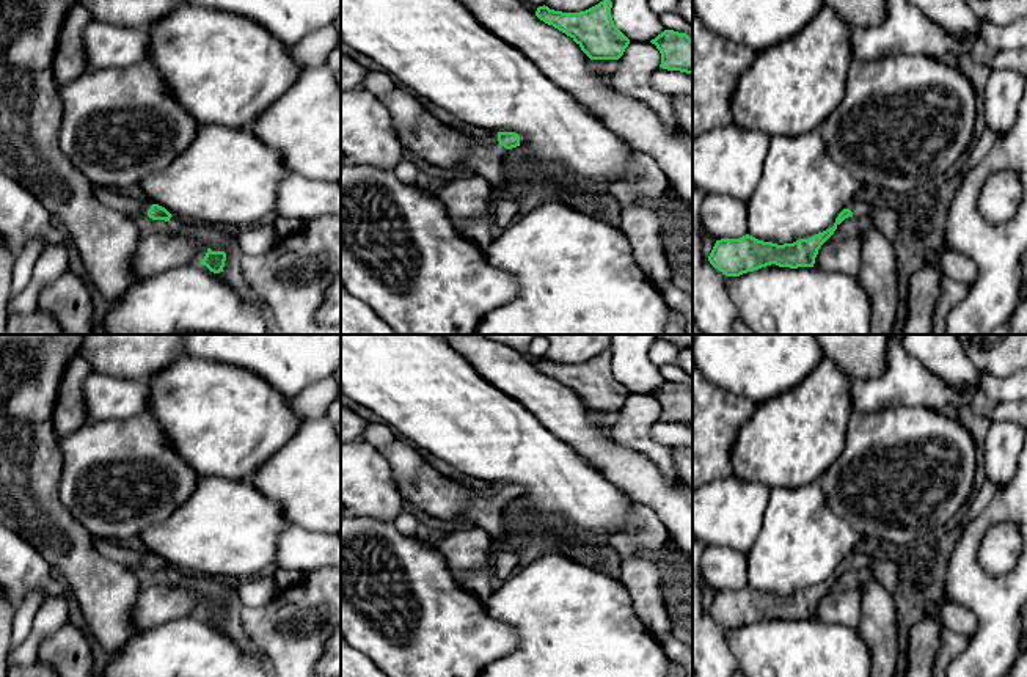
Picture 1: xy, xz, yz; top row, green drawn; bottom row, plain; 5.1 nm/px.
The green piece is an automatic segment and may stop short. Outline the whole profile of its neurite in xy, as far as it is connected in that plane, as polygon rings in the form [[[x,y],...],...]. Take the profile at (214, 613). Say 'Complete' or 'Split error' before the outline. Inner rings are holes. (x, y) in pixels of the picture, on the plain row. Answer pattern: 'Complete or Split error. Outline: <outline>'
Complete. Outline: [[[207,600],[207,605],[199,616],[206,617],[214,625],[220,625],[223,624],[225,613],[226,613],[225,603],[212,603],[210,600]]]

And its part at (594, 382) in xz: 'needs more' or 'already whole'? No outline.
already whole

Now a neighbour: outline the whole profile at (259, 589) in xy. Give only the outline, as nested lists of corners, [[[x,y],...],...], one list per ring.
[[[273,570],[239,580],[236,584],[236,592],[242,606],[262,606],[269,603],[278,591]]]

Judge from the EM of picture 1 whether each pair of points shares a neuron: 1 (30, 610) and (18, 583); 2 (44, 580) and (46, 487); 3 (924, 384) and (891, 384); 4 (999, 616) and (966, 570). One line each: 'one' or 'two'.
1: two
2: two
3: one
4: one

